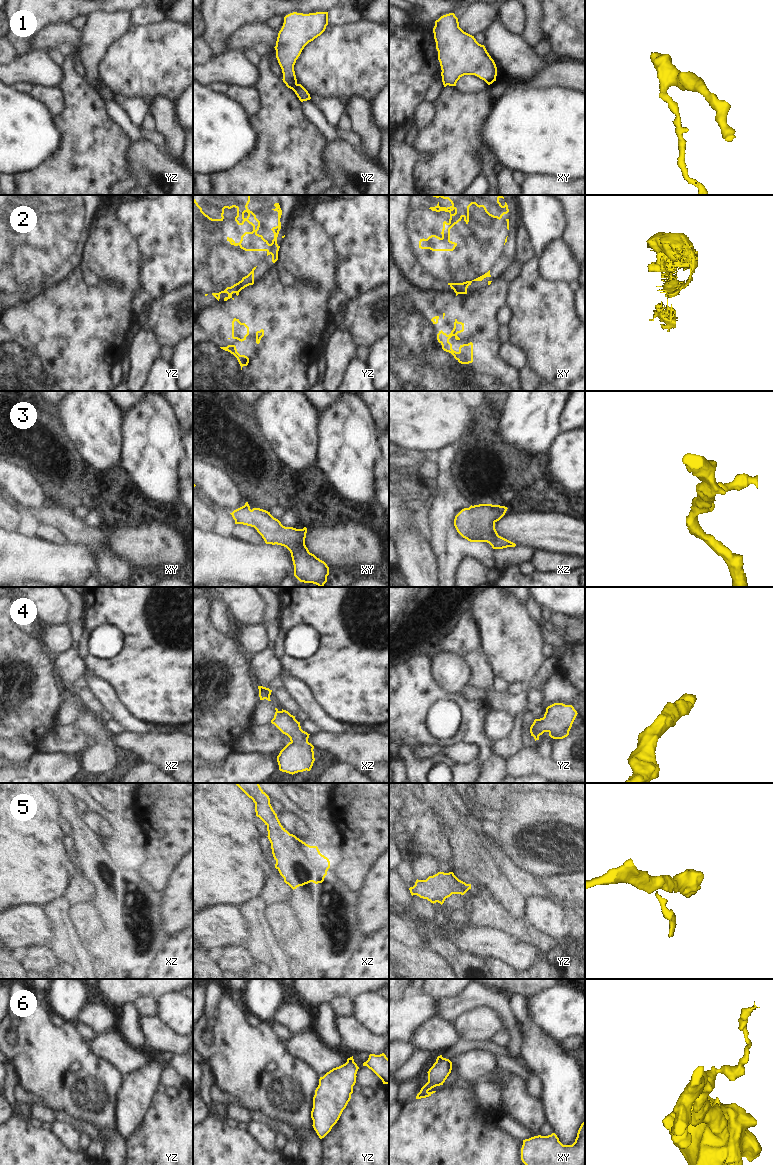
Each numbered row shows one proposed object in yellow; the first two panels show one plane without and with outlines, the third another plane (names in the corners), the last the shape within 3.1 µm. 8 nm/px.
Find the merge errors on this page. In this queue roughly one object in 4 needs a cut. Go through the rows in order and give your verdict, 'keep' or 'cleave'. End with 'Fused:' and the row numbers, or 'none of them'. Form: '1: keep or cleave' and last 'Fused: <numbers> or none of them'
1: keep
2: cleave
3: keep
4: keep
5: keep
6: keep
Fused: 2

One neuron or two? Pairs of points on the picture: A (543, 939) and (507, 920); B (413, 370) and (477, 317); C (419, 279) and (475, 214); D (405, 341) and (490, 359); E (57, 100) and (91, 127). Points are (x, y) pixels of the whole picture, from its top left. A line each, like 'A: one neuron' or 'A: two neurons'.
A: one neuron
B: one neuron
C: one neuron
D: one neuron
E: two neurons

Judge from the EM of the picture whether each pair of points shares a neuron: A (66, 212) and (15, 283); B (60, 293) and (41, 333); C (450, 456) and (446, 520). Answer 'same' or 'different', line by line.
A: same
B: same
C: same

